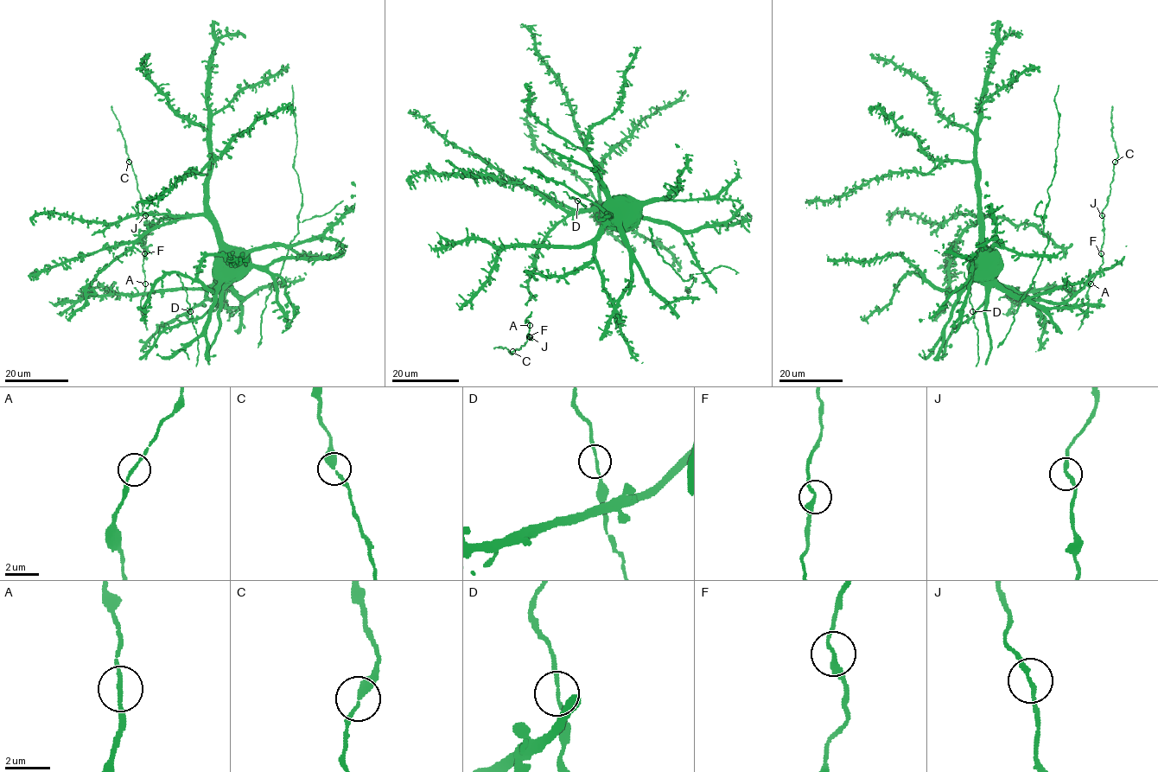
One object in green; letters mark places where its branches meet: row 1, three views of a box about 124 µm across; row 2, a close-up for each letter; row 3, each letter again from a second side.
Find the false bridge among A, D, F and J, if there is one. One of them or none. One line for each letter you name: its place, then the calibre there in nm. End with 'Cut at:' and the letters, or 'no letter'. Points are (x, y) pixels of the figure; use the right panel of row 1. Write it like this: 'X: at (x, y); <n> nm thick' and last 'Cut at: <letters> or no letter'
Cut at: no letter

